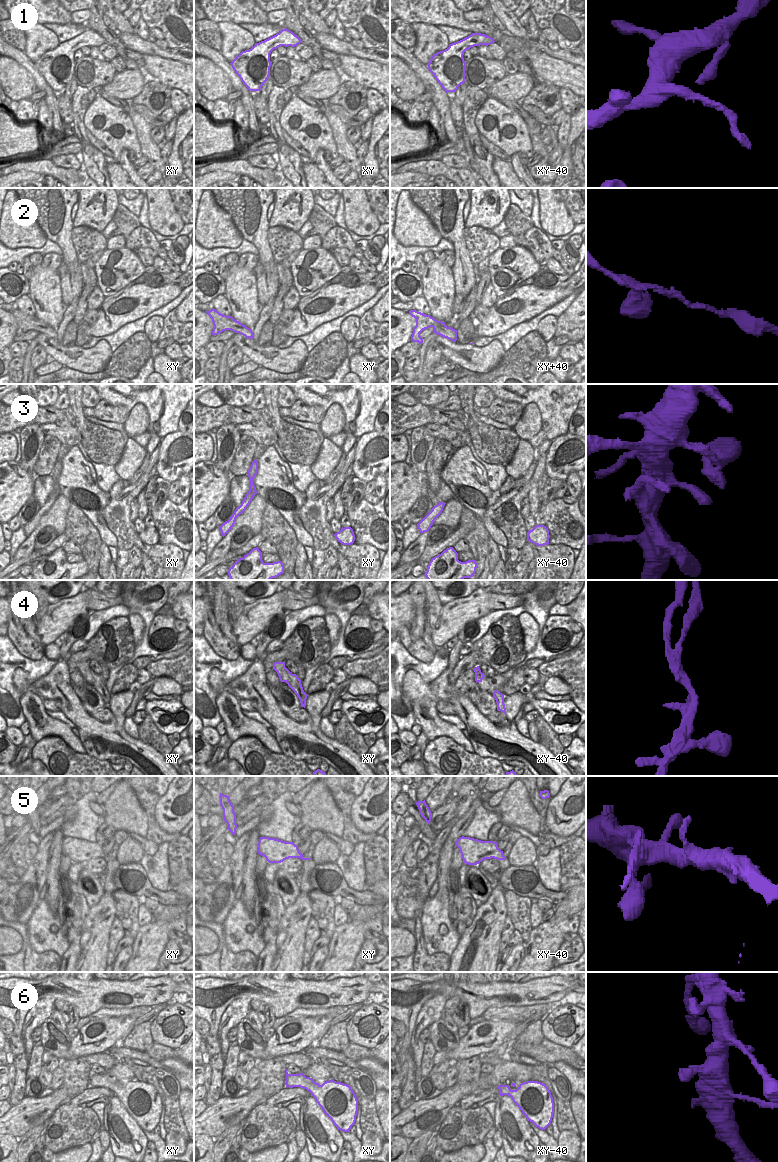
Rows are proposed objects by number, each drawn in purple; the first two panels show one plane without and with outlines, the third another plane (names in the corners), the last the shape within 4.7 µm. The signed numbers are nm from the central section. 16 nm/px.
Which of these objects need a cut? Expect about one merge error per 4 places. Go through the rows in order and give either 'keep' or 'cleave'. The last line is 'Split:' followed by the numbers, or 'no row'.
1: cleave
2: keep
3: keep
4: cleave
5: keep
6: keep
Split: 1, 4

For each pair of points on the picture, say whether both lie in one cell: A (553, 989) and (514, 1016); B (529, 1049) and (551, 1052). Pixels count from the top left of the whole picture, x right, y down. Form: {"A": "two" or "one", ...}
{"A": "two", "B": "one"}

